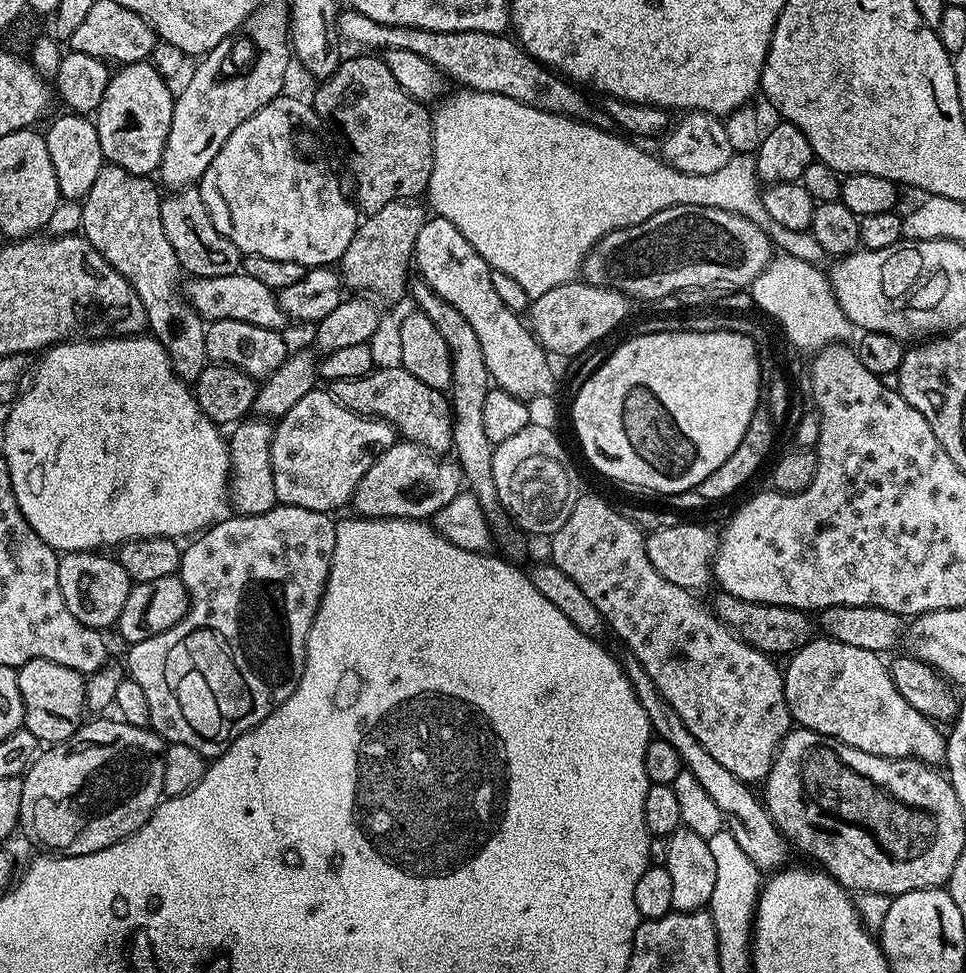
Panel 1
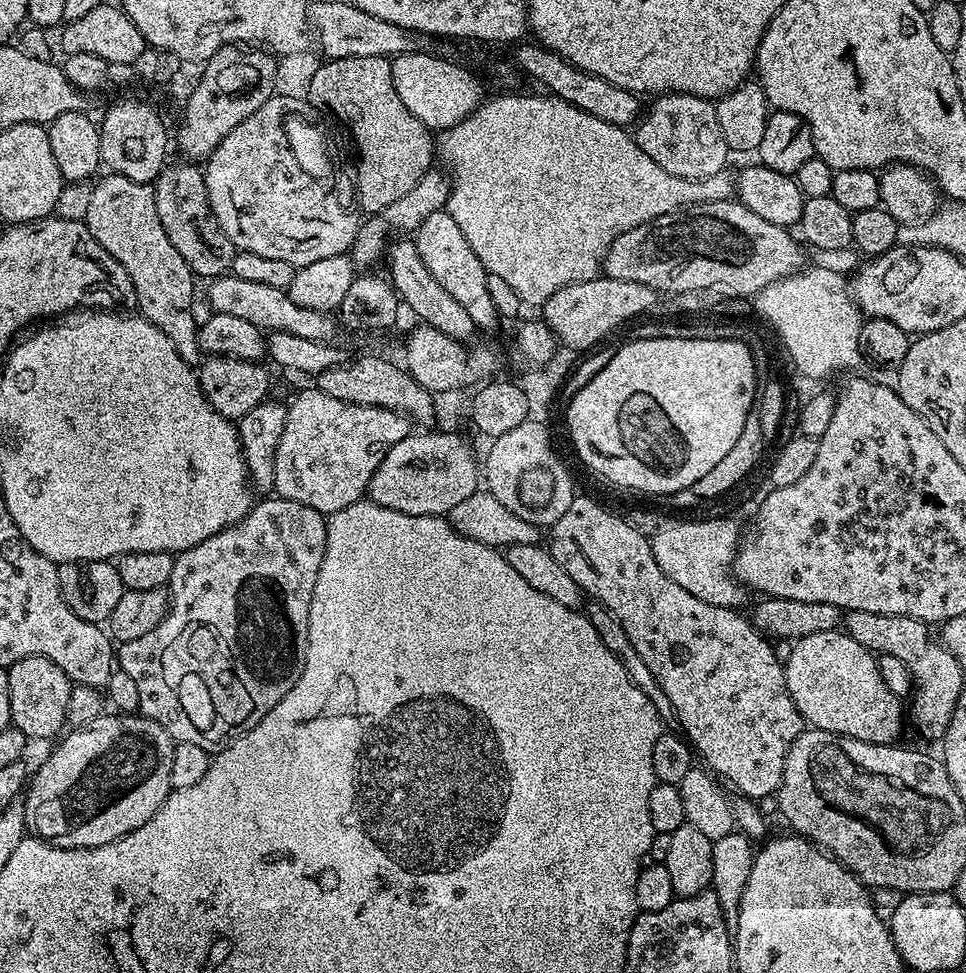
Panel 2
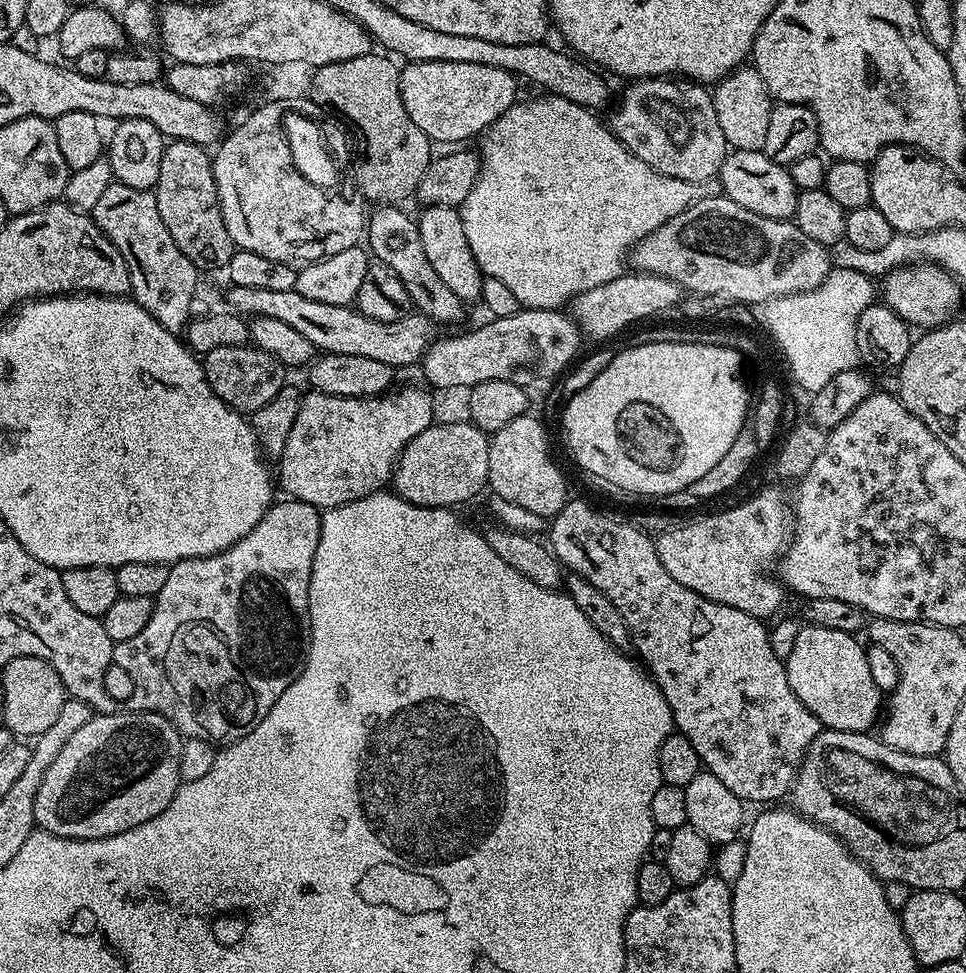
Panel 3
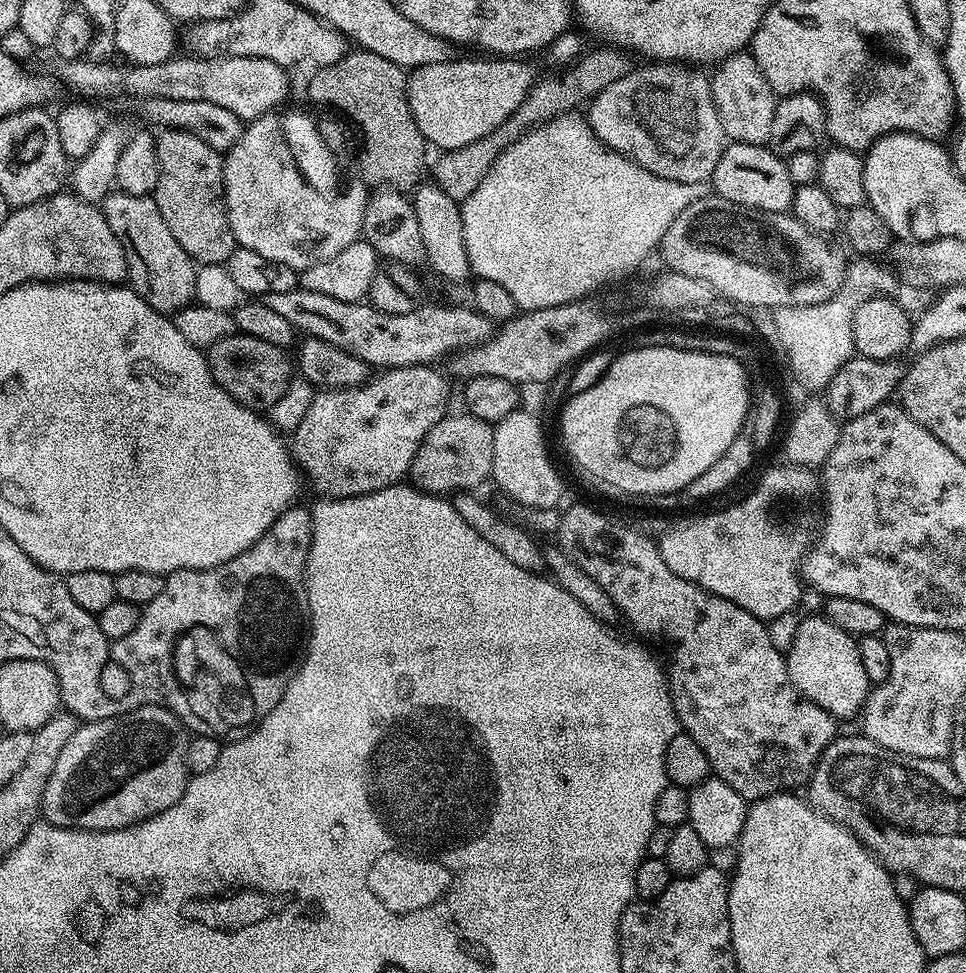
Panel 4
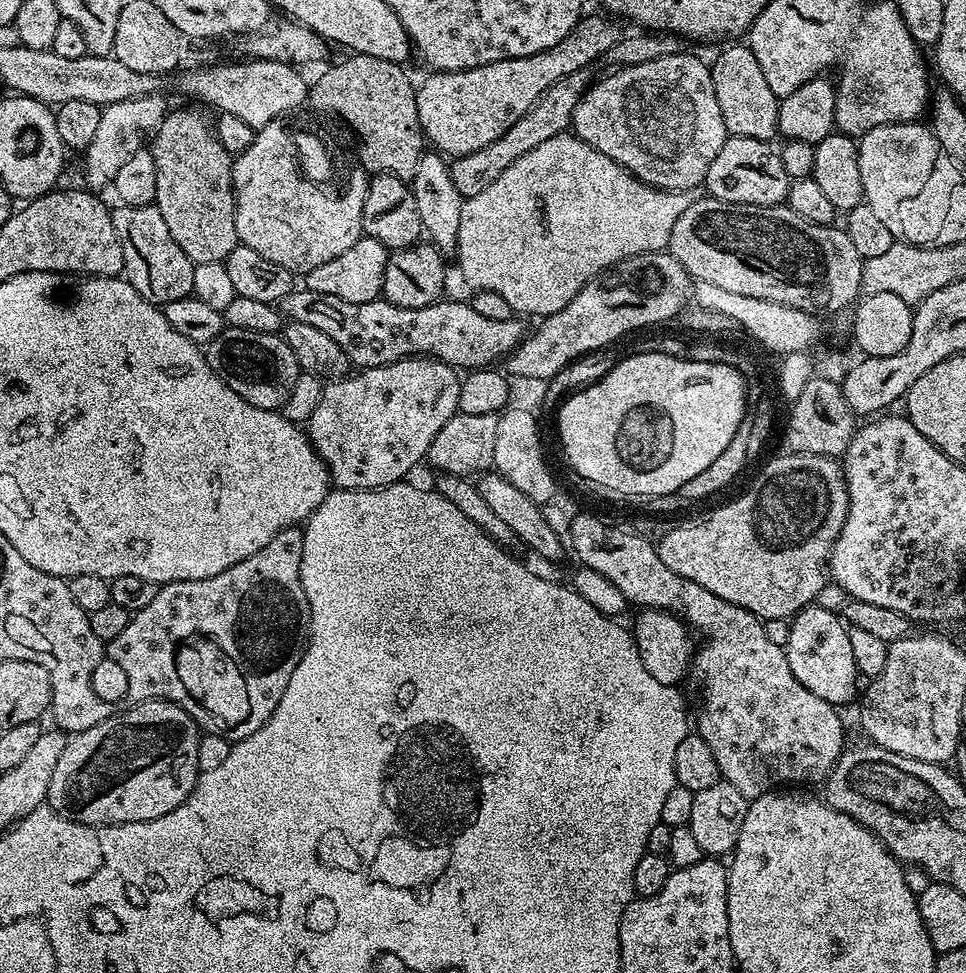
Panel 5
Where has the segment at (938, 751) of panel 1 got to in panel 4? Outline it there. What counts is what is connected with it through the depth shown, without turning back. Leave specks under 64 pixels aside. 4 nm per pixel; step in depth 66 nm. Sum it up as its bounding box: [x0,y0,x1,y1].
[786,614,870,717]

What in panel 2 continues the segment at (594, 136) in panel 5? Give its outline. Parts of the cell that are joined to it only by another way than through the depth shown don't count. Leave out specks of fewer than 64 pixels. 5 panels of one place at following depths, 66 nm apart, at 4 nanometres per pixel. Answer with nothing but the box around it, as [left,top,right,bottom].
[634,92,730,180]

